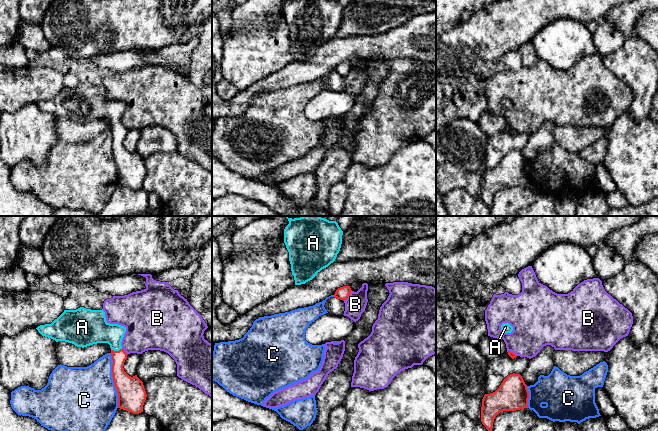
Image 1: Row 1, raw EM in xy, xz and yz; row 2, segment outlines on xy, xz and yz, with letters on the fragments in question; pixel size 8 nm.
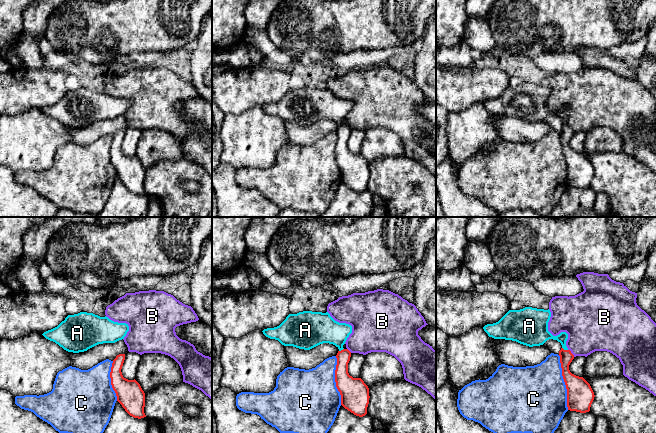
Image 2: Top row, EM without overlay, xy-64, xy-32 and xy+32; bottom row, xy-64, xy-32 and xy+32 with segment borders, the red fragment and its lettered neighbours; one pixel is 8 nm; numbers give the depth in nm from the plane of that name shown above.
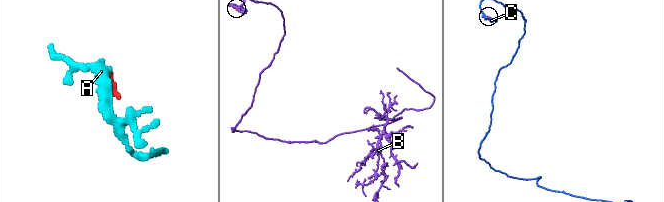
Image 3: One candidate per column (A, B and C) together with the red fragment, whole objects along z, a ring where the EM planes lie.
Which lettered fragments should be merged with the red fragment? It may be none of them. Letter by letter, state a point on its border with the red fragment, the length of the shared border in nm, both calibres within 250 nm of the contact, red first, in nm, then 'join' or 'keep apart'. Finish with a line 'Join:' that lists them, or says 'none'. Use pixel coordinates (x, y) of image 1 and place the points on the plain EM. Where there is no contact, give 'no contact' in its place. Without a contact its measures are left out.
A: meets red in xy at (116, 127); contact 100 nm long; 140 nm thick on the red side, 220 nm on the other; join
B: meets red in xz at (348, 72); contact 110 nm long; 110 nm thick on the red side, 170 nm on the other; keep apart
C: meets red in xy at (113, 156); contact 440 nm long; 220 nm thick on the red side, 480 nm on the other; keep apart
Join: A

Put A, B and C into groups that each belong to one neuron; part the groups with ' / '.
A / B / C

